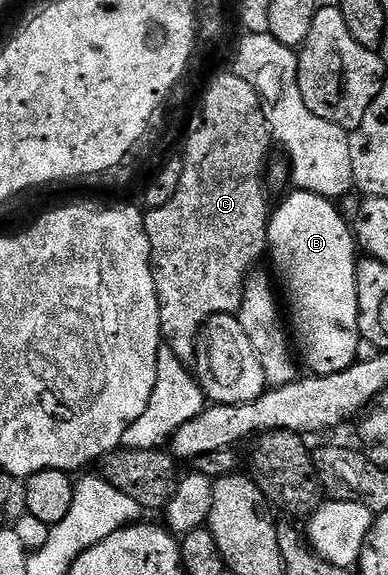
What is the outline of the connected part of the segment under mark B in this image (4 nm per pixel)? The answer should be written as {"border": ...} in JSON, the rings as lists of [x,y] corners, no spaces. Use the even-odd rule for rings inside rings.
{"border":[[[294,190],[279,206],[277,203],[273,207],[266,245],[268,262],[270,258],[271,264],[274,265],[273,277],[280,287],[285,305],[286,302],[290,305],[288,326],[292,331],[292,342],[296,347],[301,365],[303,367],[306,365],[311,375],[344,372],[344,368],[348,368],[359,357],[358,346],[360,347],[358,293],[356,292],[360,247],[351,223],[331,199],[316,196],[312,192]]]}

